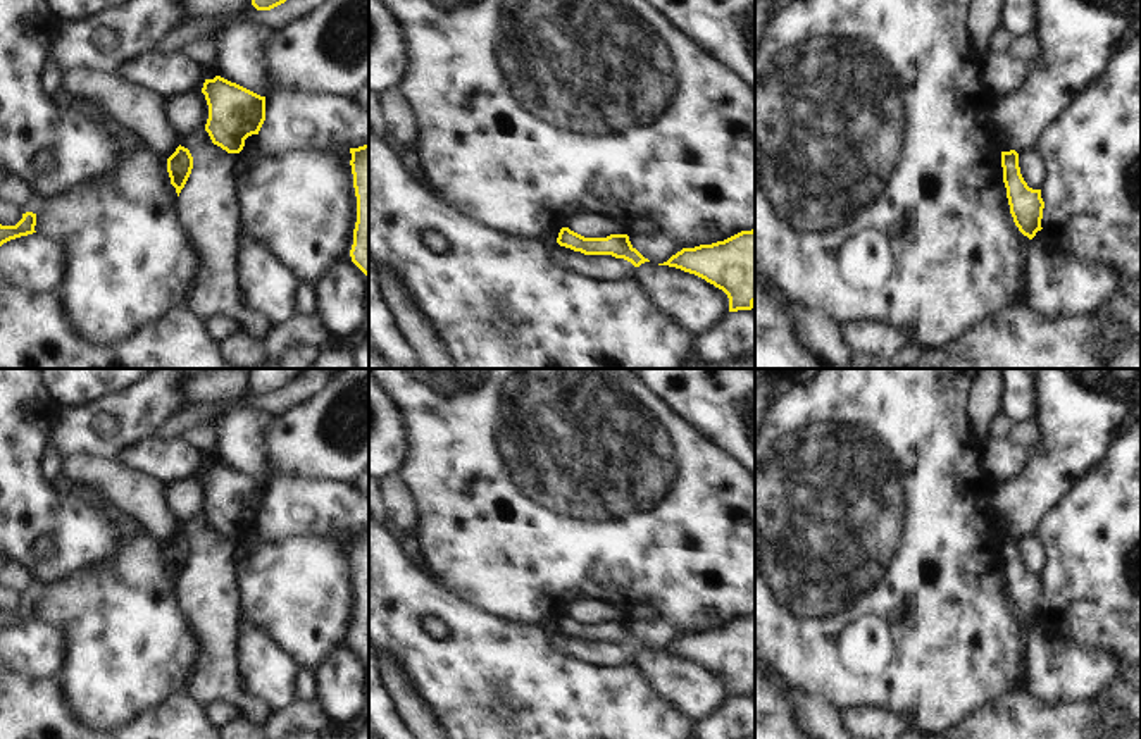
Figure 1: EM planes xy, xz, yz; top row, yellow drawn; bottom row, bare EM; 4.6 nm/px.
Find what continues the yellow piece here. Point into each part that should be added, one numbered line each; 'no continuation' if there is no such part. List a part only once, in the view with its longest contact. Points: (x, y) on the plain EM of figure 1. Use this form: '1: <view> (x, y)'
no continuation.

